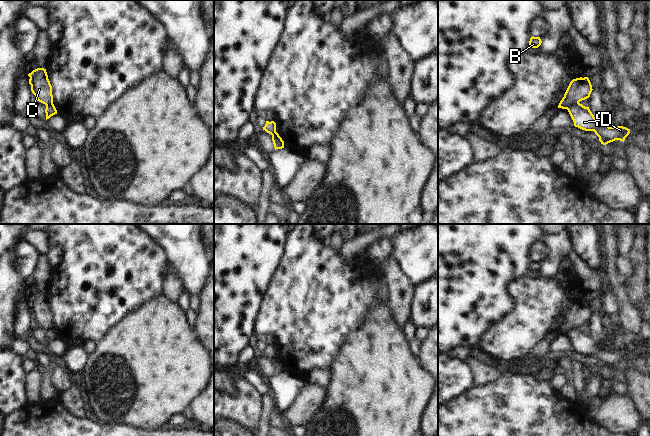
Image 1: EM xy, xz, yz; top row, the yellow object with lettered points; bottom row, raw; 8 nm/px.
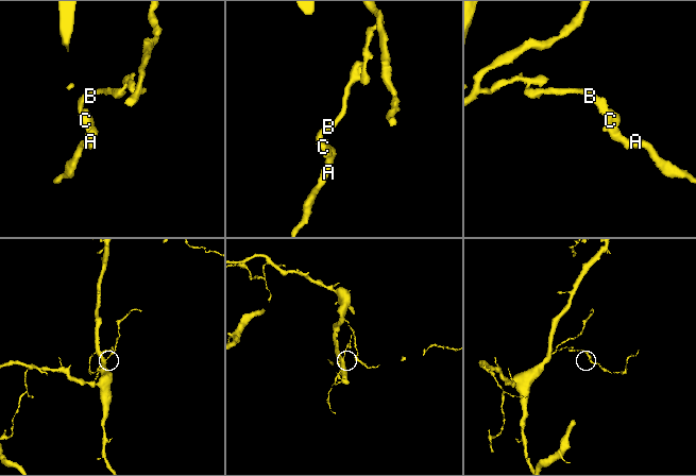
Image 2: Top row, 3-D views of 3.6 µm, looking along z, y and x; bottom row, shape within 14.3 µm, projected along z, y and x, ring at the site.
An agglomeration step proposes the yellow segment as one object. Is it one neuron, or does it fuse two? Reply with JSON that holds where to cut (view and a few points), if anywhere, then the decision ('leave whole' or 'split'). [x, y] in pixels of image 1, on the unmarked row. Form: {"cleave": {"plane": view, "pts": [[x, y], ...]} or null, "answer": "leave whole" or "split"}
{"cleave": {"plane": "yz", "pts": [[578, 326], [572, 327], [567, 333]]}, "answer": "split"}

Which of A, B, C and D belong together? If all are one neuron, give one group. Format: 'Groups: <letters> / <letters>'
Groups: A D / B C

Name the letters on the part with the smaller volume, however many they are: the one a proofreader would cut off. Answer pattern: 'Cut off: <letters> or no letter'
Cut off: A, D

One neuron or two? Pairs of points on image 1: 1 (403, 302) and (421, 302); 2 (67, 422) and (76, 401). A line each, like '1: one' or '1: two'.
1: two
2: two

